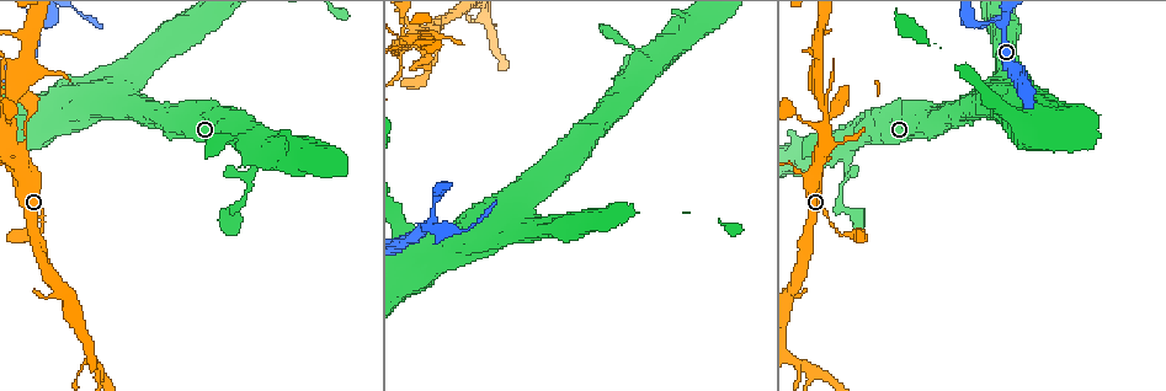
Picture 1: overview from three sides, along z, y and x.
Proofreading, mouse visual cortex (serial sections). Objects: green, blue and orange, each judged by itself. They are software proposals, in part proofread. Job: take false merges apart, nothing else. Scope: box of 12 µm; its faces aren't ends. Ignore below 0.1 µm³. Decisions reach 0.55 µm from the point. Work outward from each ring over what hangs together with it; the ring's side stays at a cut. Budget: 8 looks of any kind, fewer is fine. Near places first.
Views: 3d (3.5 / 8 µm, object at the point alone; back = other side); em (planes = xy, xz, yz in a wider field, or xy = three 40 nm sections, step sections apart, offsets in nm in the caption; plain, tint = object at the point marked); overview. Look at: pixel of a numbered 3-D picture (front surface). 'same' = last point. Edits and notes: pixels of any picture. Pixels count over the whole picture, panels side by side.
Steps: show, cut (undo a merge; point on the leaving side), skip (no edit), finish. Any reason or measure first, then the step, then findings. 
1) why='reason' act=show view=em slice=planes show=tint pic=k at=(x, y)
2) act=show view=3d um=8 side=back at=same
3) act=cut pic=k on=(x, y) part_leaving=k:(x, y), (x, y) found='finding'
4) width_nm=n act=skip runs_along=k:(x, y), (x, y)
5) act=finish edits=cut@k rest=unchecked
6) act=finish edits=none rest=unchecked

why='a narrow waist' act=show view=3d um=3.5 pic=1 at=(436, 59)

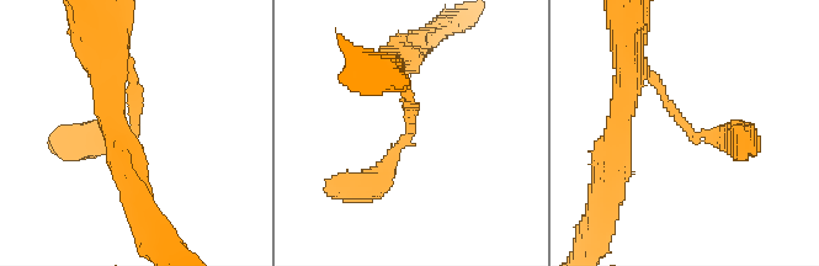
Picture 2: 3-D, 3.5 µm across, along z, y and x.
arm_widths_nm=200,300 why='need the tissue' act=show view=em slice=xy step=3 show=tint pic=2 at=(686, 124)

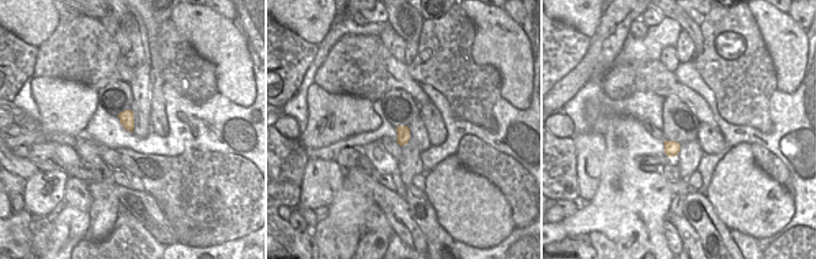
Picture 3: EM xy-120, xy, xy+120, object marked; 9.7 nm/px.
act=skip found='continuous, no second cell'

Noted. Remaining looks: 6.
why='four or more arms meet' act=show view=3d um=8 pic=1 at=(10, 144)

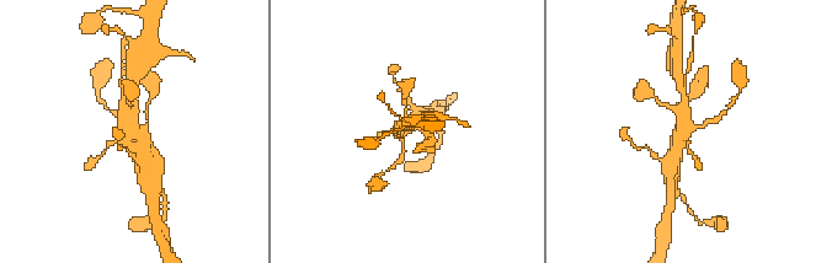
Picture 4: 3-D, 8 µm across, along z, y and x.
why='need the tissue' act=show view=em slice=planes show=tint pic=4 at=(131, 129)

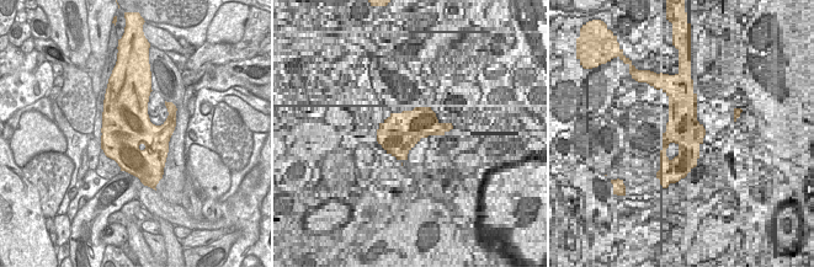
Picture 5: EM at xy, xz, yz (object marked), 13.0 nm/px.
act=skip found='all the same cell'

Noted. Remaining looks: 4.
why='two arms in line, one across' act=show view=3d um=3.5 pic=1 at=(32, 35)

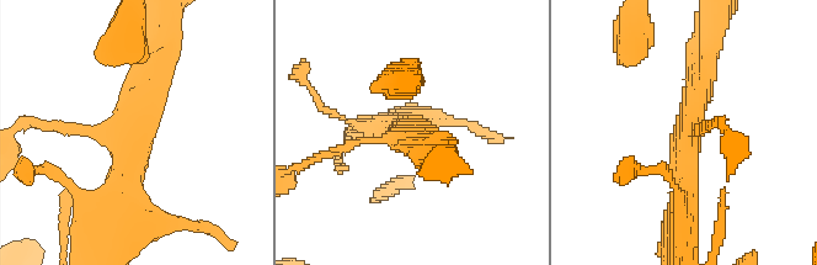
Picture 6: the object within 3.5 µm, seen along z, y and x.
arms=3 arm_widths_nm=100,300,300 act=show view=em slice=planes show=tint pic=6 at=(689, 136)

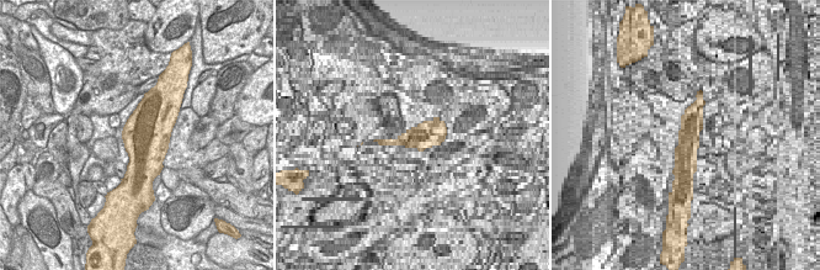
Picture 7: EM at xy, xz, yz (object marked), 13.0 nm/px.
act=skip runs_along=6:(100, 210), (161, 62) found='all the same cell'

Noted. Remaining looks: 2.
act=finish edits=none rest=unchecked

